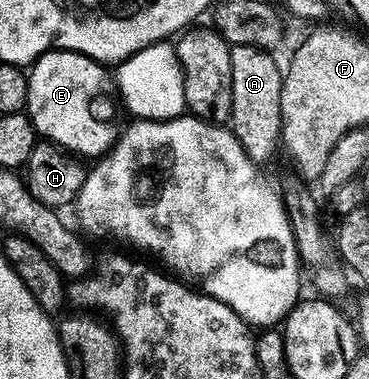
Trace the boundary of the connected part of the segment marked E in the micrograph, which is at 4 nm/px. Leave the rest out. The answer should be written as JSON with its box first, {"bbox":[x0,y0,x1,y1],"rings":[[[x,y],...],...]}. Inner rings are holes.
{"bbox":[25,49,120,159],"rings":[[[51,49],[43,57],[39,57],[29,66],[26,82],[28,83],[28,99],[25,114],[34,124],[35,134],[47,141],[54,141],[61,149],[67,149],[83,159],[97,159],[114,146],[118,140],[120,125],[114,122],[114,116],[120,113],[120,105],[116,100],[116,81],[105,64],[93,61],[82,53],[73,53],[67,49]]]}

